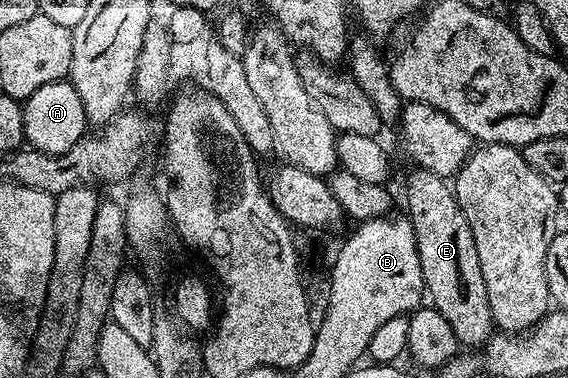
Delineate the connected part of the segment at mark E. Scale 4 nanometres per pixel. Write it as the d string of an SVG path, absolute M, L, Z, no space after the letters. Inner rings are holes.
M421 168L411 171L406 178L405 213L416 236L425 293L429 301L430 298L434 301L431 302L433 309L441 312L448 320L459 343L468 348L479 347L491 337L494 325L467 217L454 196L453 187L443 175Z

